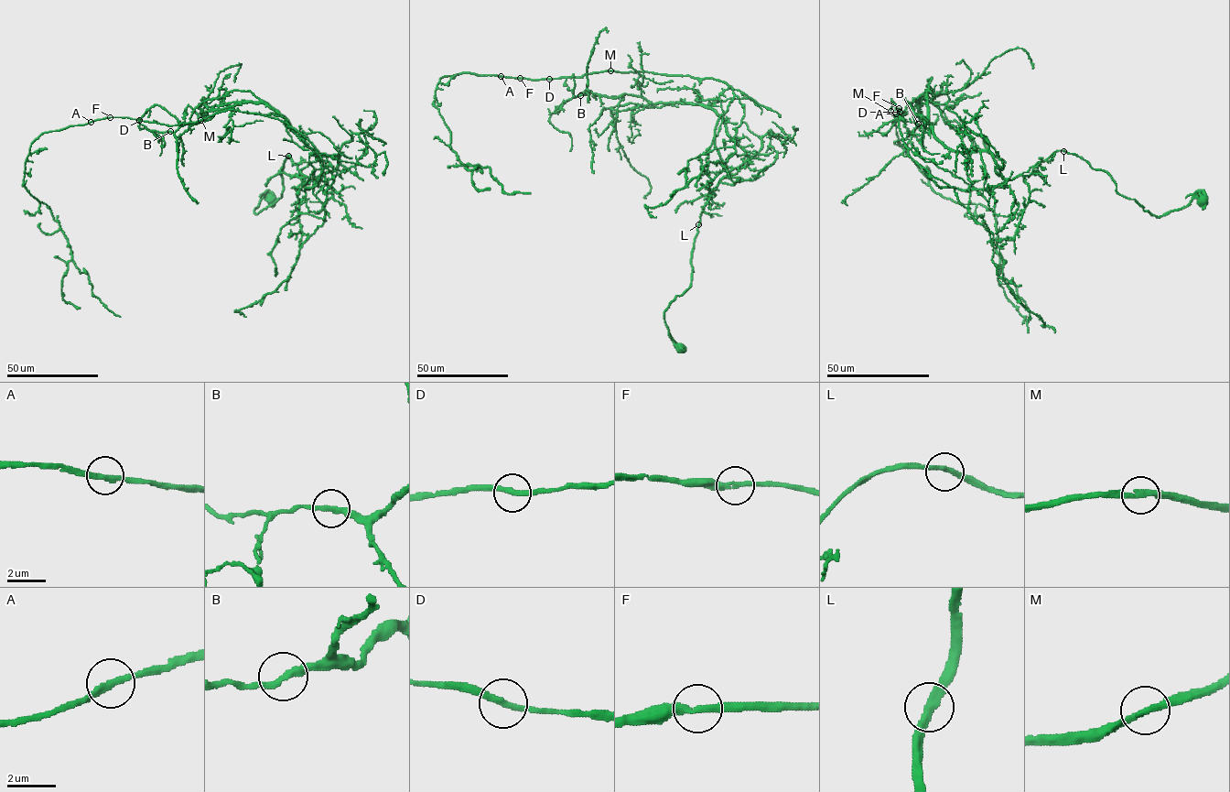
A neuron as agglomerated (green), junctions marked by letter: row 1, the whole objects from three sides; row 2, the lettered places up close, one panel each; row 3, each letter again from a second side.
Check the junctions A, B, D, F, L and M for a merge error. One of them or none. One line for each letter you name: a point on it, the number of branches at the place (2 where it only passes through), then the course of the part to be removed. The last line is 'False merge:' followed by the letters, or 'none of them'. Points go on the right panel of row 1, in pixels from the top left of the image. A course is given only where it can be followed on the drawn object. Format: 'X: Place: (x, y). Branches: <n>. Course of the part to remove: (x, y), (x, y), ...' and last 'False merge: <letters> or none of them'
False merge: none of them

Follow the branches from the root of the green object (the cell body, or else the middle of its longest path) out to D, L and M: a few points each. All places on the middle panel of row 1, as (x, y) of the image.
D: (681, 348), (664, 312), (690, 285), (700, 214), (728, 175), (715, 129), (733, 88), (649, 71), (549, 79)
L: (681, 348), (669, 335), (664, 312), (674, 298), (690, 285), (691, 252), (698, 224)
M: (681, 348), (664, 312), (690, 285), (700, 214), (728, 175), (715, 129), (734, 93), (711, 78), (610, 70)

